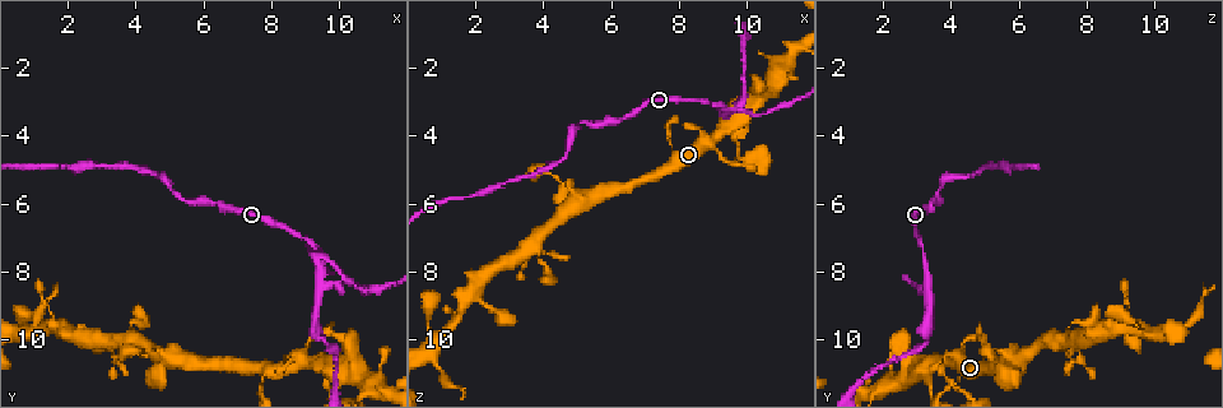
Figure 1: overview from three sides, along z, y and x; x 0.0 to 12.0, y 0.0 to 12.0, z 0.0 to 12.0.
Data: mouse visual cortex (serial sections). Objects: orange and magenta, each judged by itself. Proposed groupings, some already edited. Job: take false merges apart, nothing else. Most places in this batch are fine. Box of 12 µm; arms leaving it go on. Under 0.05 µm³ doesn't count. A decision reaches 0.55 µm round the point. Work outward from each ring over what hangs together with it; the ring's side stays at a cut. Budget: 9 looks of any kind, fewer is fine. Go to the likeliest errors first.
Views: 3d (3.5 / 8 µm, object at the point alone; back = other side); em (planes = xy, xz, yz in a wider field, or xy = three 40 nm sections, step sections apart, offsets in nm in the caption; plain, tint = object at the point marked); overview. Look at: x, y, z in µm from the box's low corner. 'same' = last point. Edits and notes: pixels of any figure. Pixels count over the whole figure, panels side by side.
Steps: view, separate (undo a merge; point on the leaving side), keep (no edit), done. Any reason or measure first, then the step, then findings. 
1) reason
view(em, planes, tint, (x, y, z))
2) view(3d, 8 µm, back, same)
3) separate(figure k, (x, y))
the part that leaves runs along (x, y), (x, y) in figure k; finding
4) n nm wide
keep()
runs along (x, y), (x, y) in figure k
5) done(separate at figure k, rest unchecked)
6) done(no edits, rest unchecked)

two arms in line, one across
view(3d, 3.5 µm, back, (9.2, 7.4, 3.2))

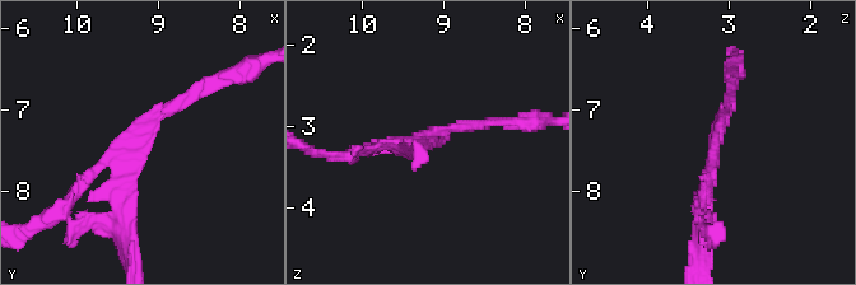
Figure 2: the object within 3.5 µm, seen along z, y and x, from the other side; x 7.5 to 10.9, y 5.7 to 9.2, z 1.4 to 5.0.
view(em, xy, step 5, tint, (9.20, 7.30, 3.10))

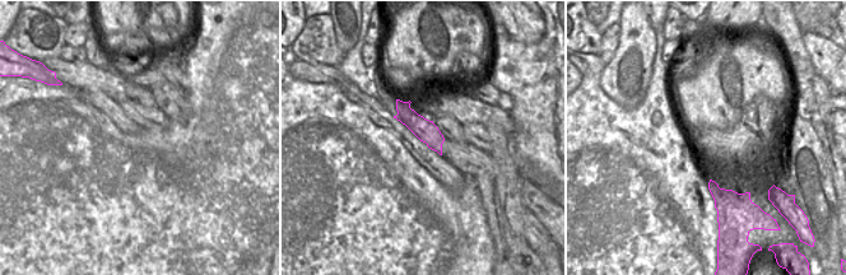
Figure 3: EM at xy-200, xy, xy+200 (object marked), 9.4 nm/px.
200 nm wide
separate(figure 2, (130, 202))
the part that leaves runs along (139, 135), (128, 171), (131, 257) in figure 2; a second cell is stuck on

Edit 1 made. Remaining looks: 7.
thin arm on a thick one
view(3d, 8 µm, (4.9, 10.5, 5.7))

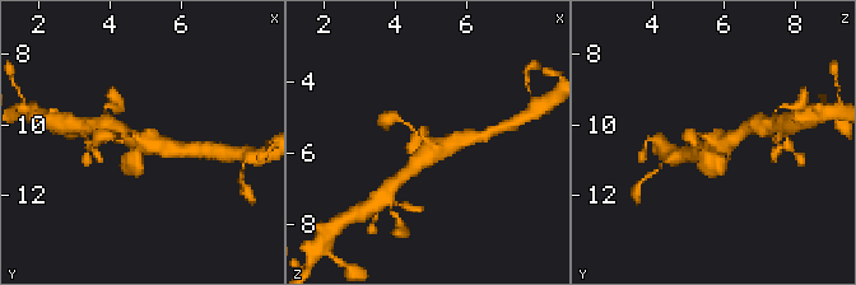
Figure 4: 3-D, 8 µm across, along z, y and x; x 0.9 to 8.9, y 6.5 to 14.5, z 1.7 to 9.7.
view(em, xy, step 1, tint, (4.9, 10.6, 5.6))

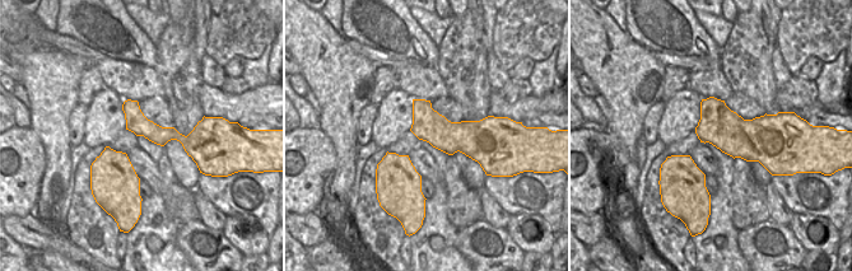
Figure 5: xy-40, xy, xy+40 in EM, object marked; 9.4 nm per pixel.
arms of 100, 350, 450, 450 nm
keep()
runs along (126, 104), (153, 132), (181, 138), (194, 155) in figure 5; one cell here

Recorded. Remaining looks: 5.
three-way junction
view(3d, 8 µm, (3.9, 9.8, 7.4))

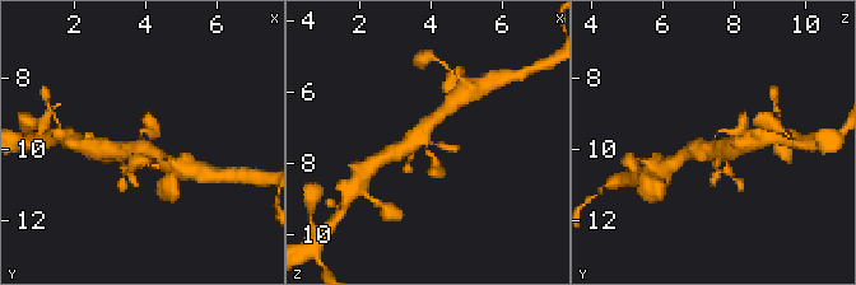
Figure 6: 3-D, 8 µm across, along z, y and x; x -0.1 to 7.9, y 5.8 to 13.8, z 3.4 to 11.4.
view(3d, 3.5 µm, (3.9, 9.9, 7.4))

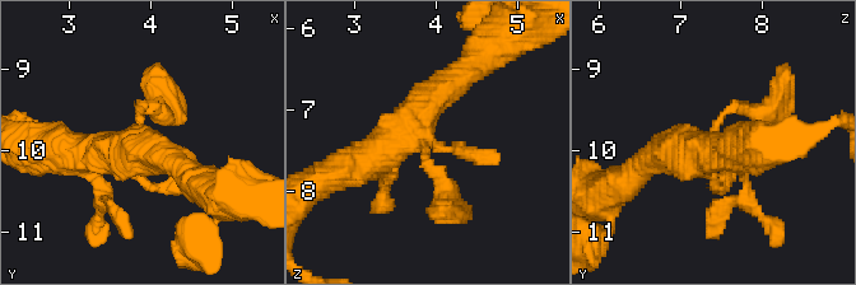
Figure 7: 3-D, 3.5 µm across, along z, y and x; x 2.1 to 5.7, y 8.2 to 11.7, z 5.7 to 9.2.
need the tissue
view(em, xy, step 2, tint, (3.85, 9.85, 7.40))

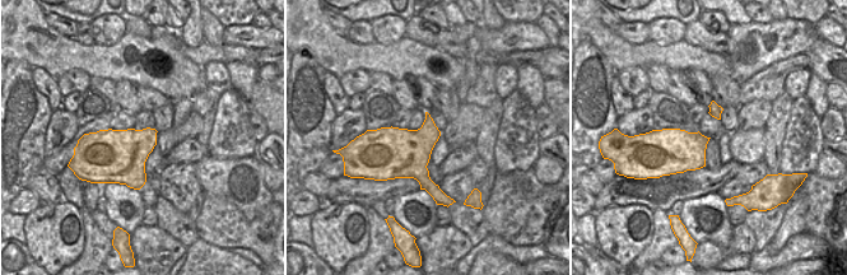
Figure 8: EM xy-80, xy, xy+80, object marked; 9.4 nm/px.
keep()
runs along (468, 69), (390, 144), (335, 173) in figure 7; continuous, no second cell

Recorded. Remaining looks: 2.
done(separate at figure 2, rest unchecked)

